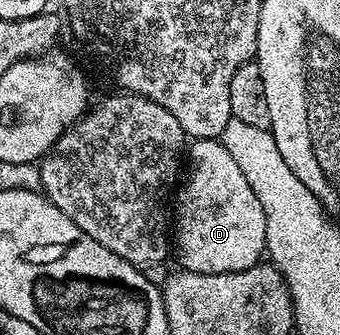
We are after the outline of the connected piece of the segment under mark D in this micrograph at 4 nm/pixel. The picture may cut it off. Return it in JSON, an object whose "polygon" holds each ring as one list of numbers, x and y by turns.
{"polygon":[[218,139,195,140,188,149,188,169,189,165,190,174,188,174,187,177,185,174,184,180,177,190,176,200,172,205,172,245,176,250,176,257,178,253,179,262,177,264,181,266,181,268,192,271,193,273,242,273,248,267,259,264,266,253,264,207,260,207,260,199,256,199,256,191,252,191,252,187,248,187,248,179,244,179,244,174,240,172,240,166,236,164,236,159,232,159,232,155,228,155,228,147,224,147,221,140]]}

